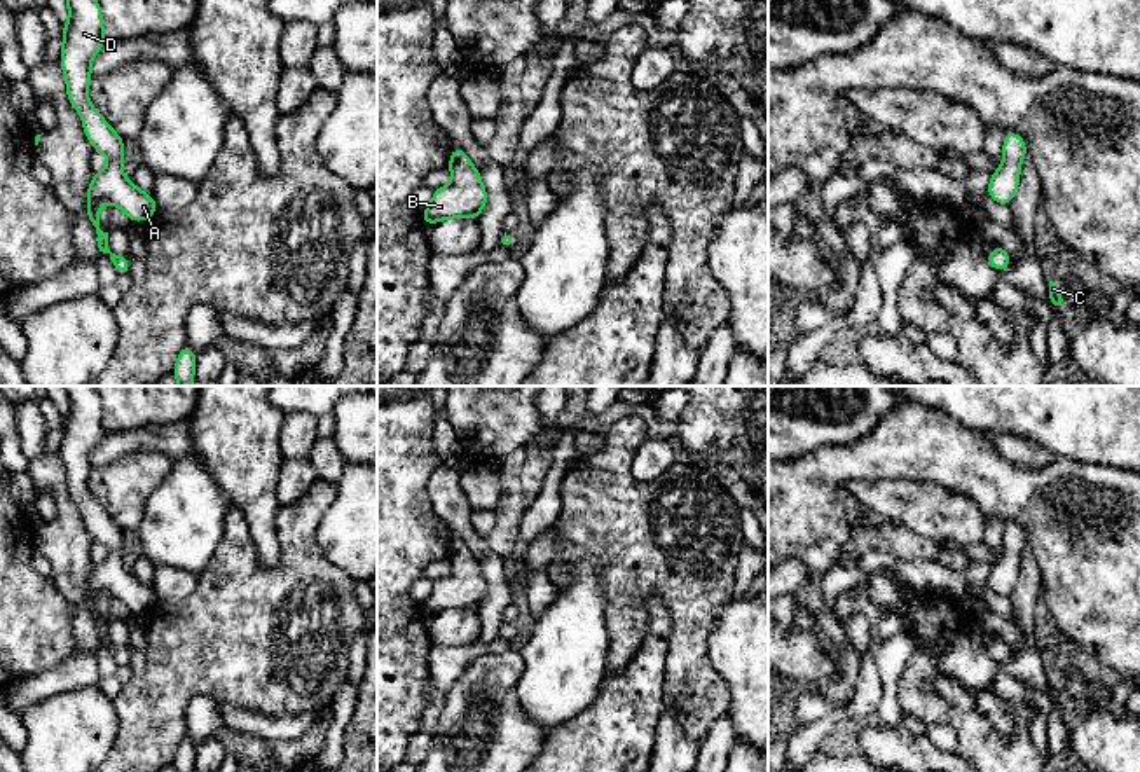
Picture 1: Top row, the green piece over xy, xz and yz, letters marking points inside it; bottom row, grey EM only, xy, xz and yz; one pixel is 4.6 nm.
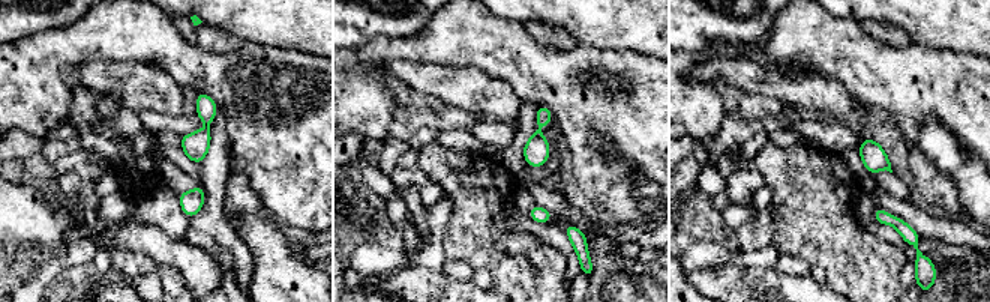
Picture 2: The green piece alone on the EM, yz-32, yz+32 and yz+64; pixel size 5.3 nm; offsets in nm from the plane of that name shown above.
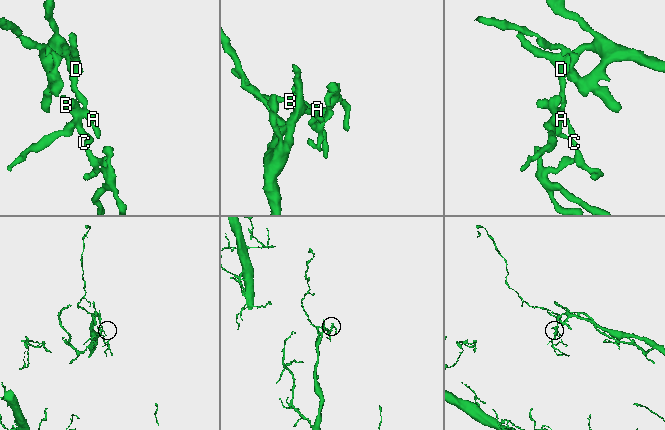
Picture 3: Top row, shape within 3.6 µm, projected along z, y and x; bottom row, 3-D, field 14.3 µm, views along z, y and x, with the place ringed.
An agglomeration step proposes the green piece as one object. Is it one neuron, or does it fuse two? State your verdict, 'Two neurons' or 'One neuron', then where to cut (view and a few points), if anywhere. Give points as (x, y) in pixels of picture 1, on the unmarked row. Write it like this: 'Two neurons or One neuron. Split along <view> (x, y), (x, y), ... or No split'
One neuron. No split

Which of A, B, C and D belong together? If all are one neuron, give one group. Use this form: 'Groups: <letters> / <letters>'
Groups: A B C D

